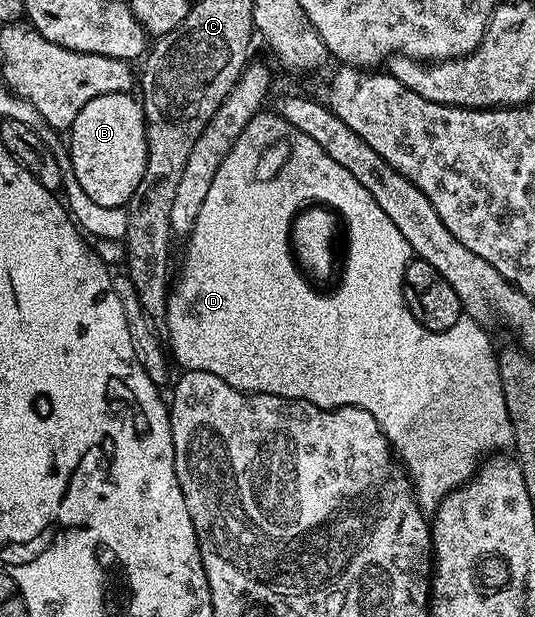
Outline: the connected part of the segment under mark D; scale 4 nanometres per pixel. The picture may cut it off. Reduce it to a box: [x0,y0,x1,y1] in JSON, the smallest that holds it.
[166,126,513,514]

